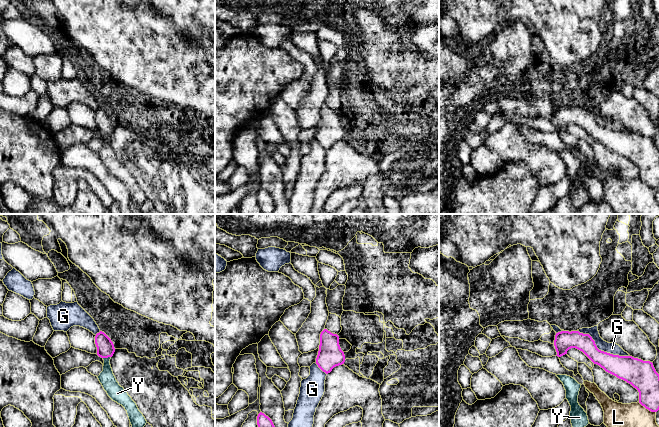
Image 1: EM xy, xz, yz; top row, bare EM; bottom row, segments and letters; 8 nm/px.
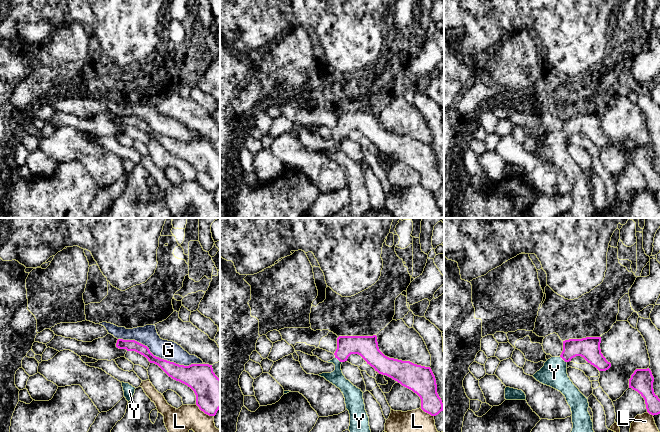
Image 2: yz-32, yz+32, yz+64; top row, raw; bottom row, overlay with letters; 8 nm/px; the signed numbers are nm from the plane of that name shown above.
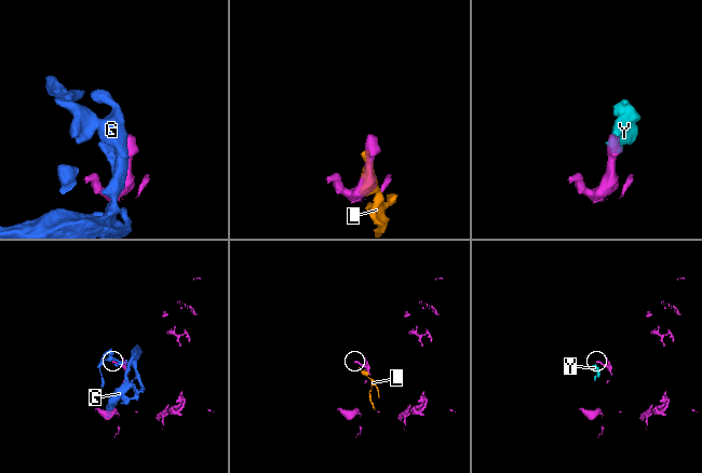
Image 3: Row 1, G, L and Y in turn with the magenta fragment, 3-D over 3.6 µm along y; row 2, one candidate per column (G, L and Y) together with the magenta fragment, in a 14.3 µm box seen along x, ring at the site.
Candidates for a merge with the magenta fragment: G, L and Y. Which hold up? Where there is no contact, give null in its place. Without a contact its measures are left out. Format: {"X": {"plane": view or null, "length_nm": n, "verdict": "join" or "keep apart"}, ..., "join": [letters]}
{"G": {"plane": "yz", "length_nm": 480, "verdict": "keep apart"}, "L": {"plane": "yz", "length_nm": 170, "verdict": "keep apart"}, "Y": {"plane": "xy", "length_nm": 70, "verdict": "join"}, "join": ["Y"]}

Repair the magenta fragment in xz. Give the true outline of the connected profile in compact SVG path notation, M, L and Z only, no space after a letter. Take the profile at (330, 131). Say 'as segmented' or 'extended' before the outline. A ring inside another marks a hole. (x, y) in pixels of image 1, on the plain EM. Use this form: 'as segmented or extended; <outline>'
as segmented; M324 105L320 110L316 140L323 148L328 150L334 143L342 141L344 138L345 131L339 121L339 112Z

